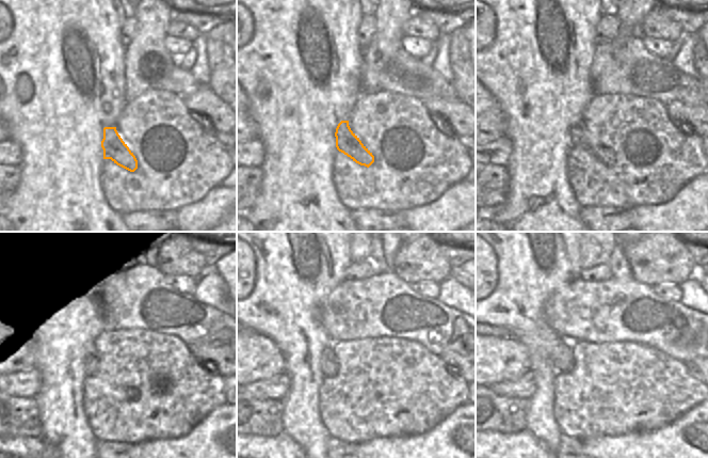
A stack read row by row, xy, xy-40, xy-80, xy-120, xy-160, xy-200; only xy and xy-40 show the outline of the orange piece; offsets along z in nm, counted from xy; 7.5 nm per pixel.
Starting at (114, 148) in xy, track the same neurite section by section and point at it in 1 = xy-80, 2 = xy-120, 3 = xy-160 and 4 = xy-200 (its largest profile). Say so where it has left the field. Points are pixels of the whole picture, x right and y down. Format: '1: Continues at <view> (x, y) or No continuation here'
1: Continues at xy-80 (579, 137)
2: Continues at xy-120 (91, 362)
3: Continues at xy-160 (328, 362)
4: Continues at xy-200 (562, 358).

